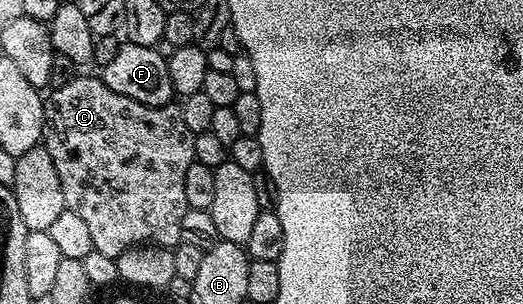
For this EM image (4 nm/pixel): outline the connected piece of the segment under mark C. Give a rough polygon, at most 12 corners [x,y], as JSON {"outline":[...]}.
{"outline":[[79,74],[44,99],[95,251],[173,249],[194,136]]}

